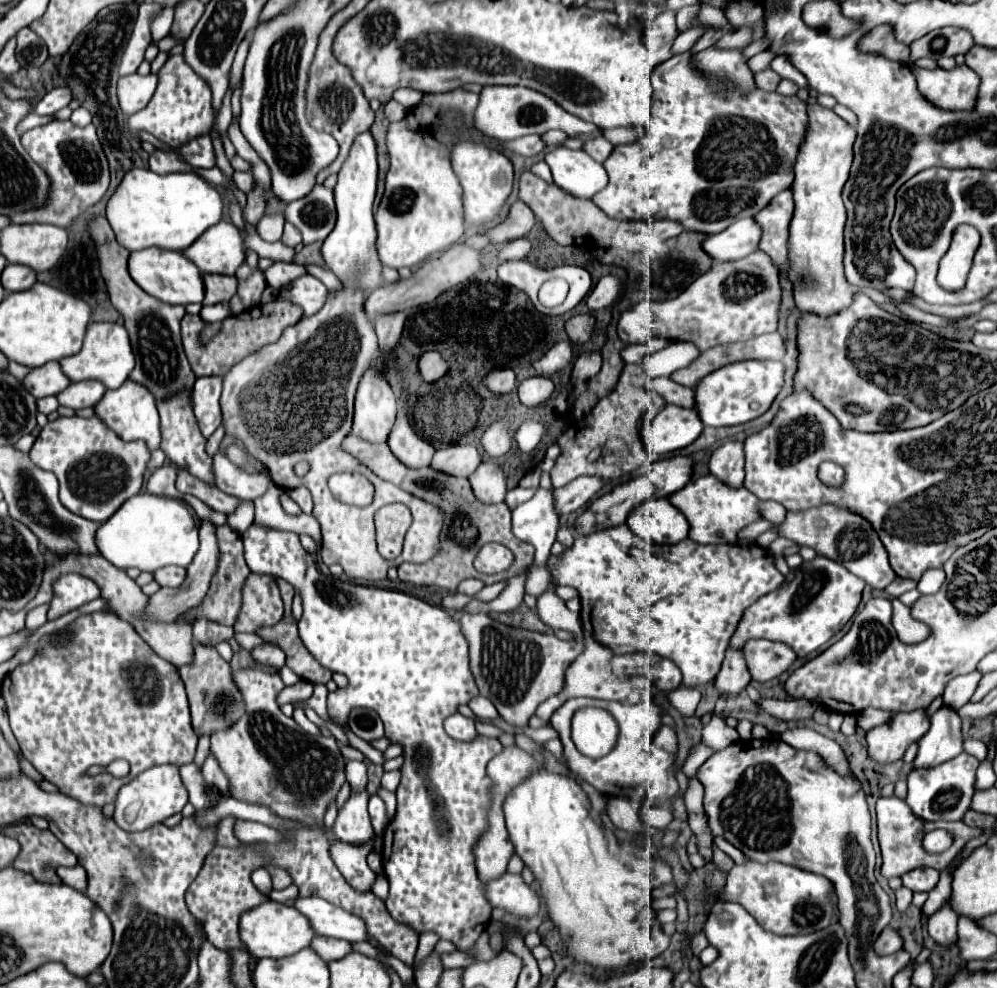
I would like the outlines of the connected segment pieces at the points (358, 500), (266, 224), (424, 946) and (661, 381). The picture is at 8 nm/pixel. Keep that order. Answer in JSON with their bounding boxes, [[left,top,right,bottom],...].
[[329,473,373,507],[257,215,285,243],[415,932,439,955],[649,377,695,407]]

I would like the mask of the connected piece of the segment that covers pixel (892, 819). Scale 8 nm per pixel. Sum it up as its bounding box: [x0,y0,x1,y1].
[877,795,981,877]

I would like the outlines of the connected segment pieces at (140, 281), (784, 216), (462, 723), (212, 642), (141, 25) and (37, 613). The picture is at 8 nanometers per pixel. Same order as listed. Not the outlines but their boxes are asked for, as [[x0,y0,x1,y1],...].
[[129,249,203,305],[755,191,793,275],[445,713,479,741],[193,619,233,647],[119,3,161,75],[27,605,47,625]]

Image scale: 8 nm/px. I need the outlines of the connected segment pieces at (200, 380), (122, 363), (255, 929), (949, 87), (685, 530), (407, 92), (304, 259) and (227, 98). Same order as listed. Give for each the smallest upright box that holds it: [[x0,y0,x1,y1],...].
[[193,377,221,439],[59,323,135,389],[239,901,315,959],[911,65,981,111],[627,499,689,543],[393,89,423,109],[293,243,325,267],[213,85,233,139]]

